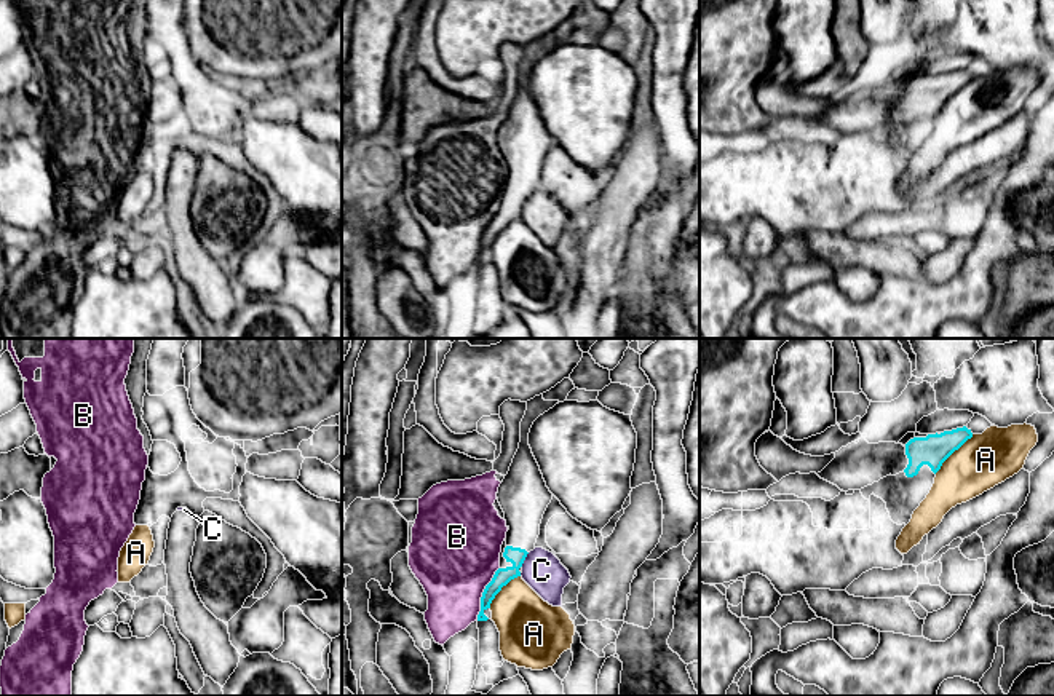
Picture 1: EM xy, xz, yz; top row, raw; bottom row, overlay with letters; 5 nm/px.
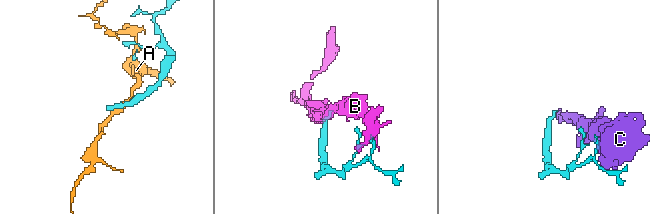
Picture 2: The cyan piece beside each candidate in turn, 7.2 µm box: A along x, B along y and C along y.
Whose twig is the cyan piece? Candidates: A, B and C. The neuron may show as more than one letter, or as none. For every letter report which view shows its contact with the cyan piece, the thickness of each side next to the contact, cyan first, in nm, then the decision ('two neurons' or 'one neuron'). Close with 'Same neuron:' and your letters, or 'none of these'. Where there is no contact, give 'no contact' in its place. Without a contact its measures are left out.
A: contact in yz; calibres 160 and 280 nm; two neurons
B: contact in xz; calibres 90 and 440 nm; two neurons
C: contact in xz; calibres 90 and 200 nm; two neurons
Same neuron: none of these

